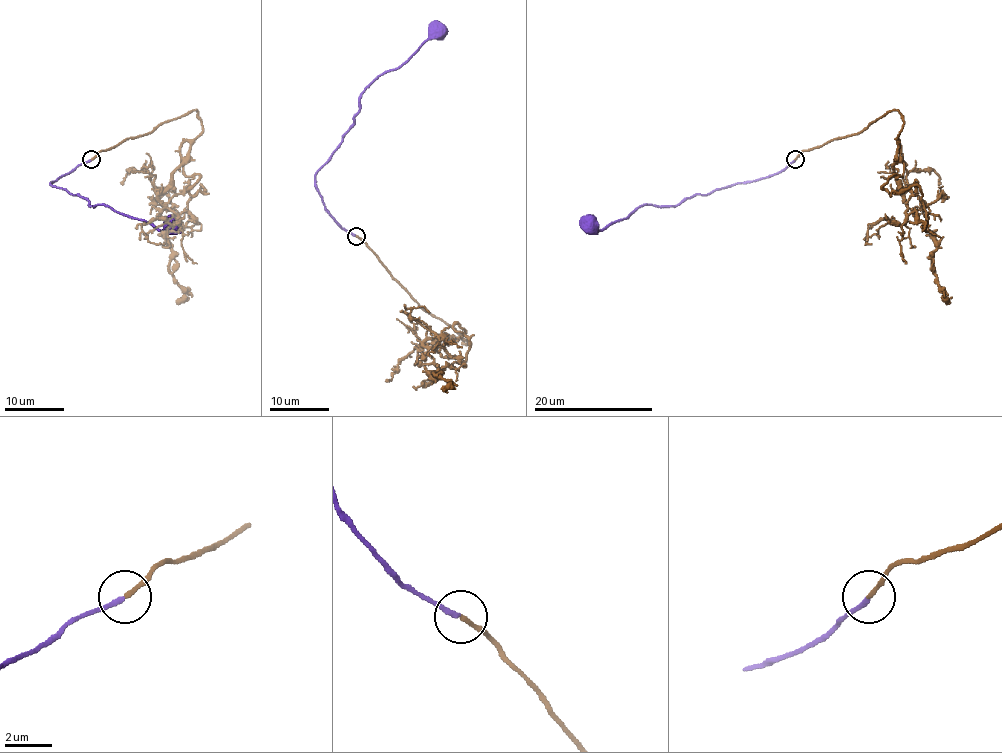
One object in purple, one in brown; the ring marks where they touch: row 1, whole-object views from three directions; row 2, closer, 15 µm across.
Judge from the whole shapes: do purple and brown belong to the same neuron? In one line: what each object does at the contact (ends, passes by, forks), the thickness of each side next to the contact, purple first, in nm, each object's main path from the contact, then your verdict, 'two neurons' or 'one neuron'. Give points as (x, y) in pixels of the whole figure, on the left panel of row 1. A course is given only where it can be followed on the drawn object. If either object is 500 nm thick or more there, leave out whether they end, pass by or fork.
purple ends | brown ends | 200/180 nm | purple via (90, 159), (50, 184), (78, 195), (89, 205), (108, 205), (120, 214), (149, 221), (161, 230), (172, 226) | brown via (92, 159), (197, 111), (201, 132), (158, 198), (201, 226), (166, 236), (184, 294), (178, 305) | one neuron

